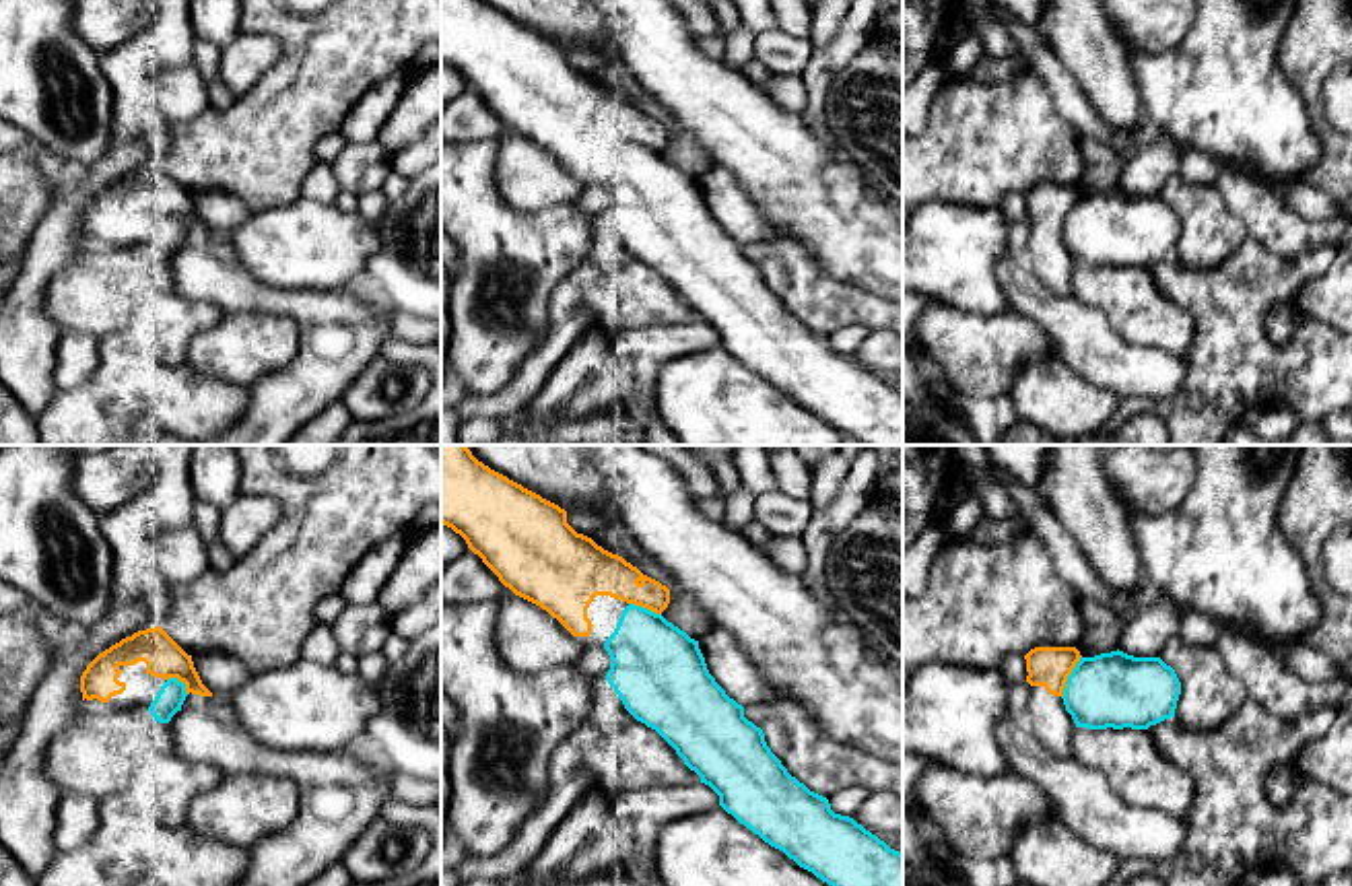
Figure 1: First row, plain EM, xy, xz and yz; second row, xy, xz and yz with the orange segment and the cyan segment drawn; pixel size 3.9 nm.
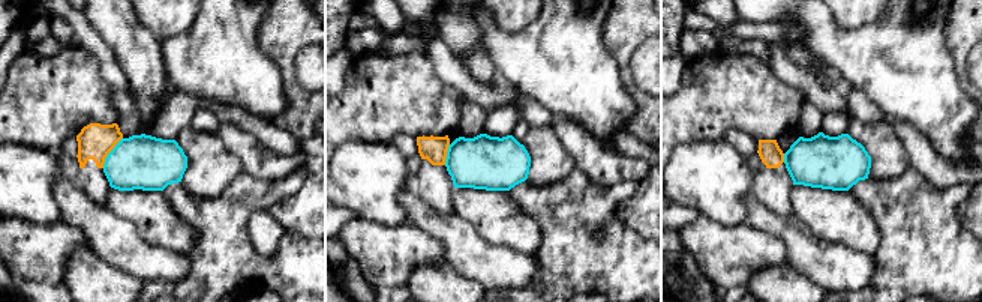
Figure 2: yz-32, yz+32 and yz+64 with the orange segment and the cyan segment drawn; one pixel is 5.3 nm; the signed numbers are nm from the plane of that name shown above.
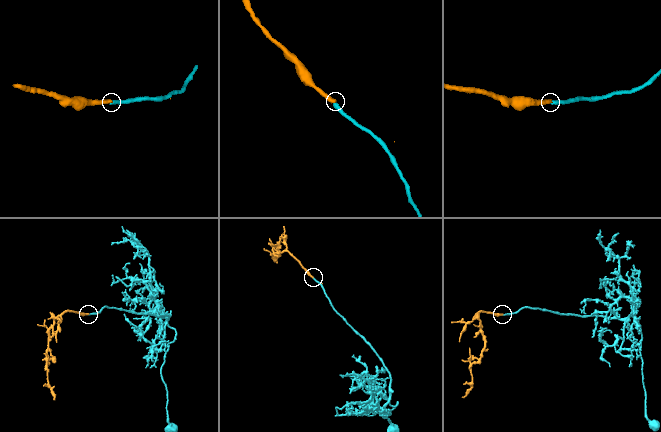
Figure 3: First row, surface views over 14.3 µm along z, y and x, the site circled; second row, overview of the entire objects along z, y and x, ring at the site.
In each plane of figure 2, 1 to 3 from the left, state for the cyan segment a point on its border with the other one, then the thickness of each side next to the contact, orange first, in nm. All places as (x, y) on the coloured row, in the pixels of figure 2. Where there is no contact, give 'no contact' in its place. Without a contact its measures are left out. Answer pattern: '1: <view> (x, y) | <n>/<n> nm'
1: yz-32 (110, 150) | 190/300 nm
2: yz+32 (446, 155) | 140/280 nm
3: yz+64 (783, 158) | 120/280 nm

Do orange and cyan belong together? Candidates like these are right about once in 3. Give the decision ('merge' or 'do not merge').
merge

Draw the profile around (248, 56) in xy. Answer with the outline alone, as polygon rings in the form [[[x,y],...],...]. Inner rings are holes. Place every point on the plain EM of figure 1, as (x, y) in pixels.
[[[241,31],[221,49],[221,78],[237,97],[247,93],[278,60],[282,43],[270,33]]]

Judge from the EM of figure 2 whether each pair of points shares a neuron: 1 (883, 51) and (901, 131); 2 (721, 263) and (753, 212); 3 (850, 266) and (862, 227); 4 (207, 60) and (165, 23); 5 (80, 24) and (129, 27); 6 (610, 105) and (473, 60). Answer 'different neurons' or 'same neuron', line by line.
1: different neurons
2: different neurons
3: different neurons
4: different neurons
5: different neurons
6: different neurons

